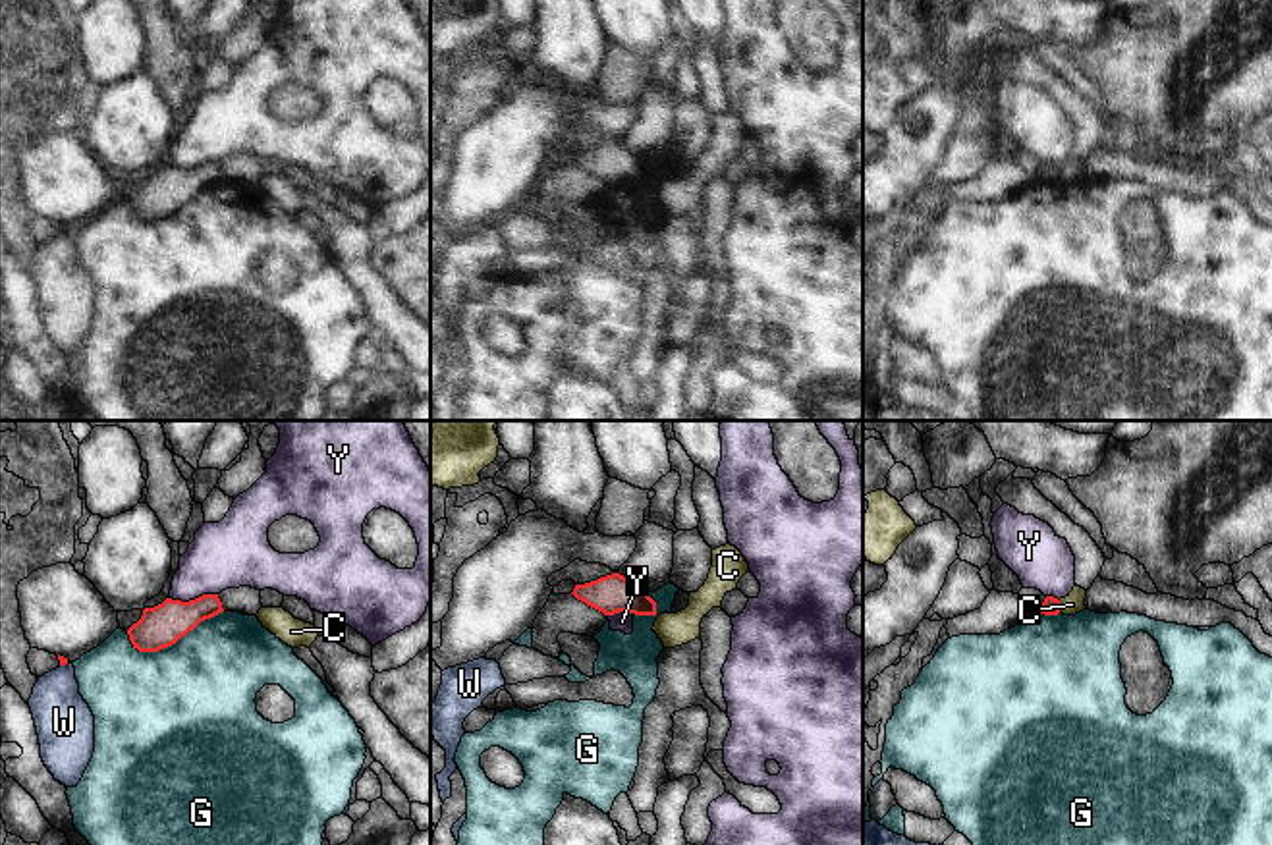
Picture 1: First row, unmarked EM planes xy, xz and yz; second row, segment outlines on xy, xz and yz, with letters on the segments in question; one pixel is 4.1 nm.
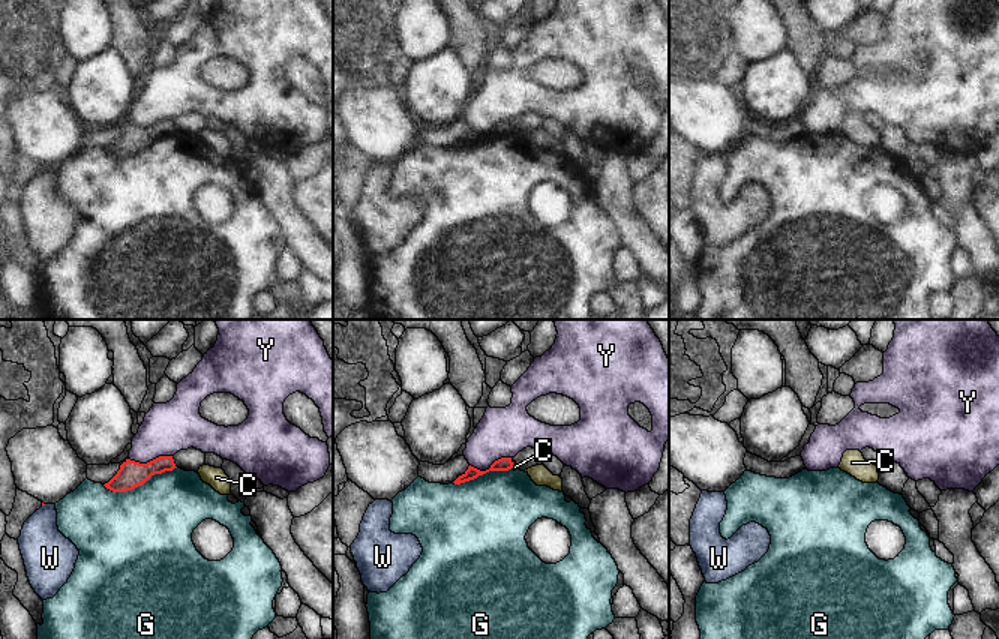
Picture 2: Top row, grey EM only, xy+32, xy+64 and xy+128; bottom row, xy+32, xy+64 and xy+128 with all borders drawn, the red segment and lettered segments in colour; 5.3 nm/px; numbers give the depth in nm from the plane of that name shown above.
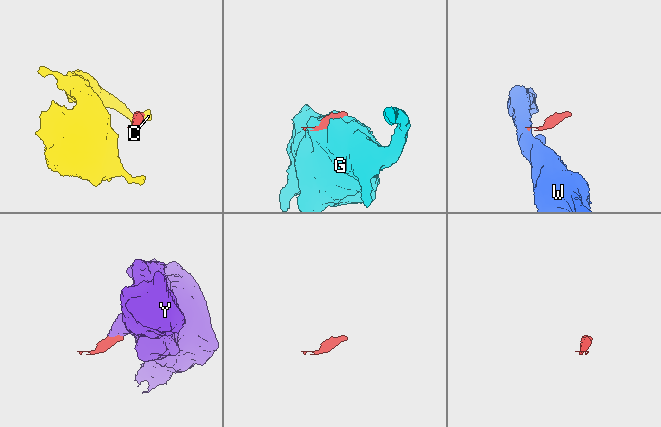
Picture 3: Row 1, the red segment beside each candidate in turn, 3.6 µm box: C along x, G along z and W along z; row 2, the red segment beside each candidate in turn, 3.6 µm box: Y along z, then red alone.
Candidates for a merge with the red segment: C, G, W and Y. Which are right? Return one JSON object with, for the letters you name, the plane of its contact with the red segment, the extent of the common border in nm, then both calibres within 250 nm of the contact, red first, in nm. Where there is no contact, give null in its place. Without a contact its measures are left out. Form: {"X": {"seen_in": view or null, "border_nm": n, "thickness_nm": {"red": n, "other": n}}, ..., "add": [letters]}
{"add": []}

